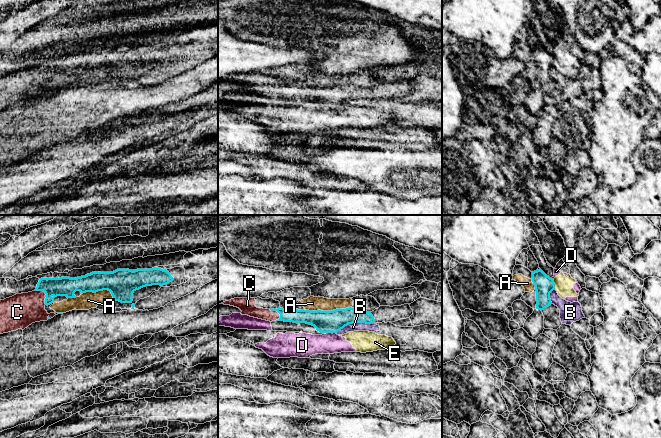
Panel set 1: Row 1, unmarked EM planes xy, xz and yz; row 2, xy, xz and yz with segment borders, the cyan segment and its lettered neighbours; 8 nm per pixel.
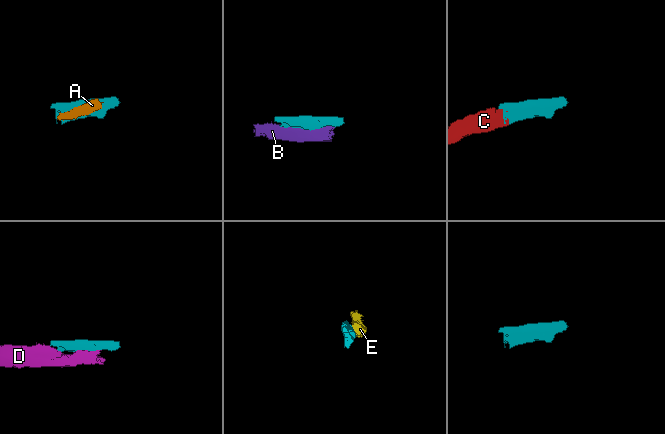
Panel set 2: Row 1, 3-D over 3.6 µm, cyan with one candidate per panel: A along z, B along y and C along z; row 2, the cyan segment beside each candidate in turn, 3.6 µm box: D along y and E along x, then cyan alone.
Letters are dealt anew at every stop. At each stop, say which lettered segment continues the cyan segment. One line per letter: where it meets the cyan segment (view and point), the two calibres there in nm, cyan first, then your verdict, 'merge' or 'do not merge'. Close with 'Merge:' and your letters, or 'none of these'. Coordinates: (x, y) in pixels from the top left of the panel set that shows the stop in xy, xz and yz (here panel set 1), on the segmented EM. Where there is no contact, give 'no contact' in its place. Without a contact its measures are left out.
A: contact xz (328, 311); calibres 180 and 120 nm; do not merge
B: contact xz (353, 322); calibres 180 and 70 nm; do not merge
C: contact xz (277, 311); calibres 110 and 130 nm; merge
D: contact xz (330, 332); calibres 180 and 200 nm; do not merge
E: contact yz (554, 284); calibres 160 and 140 nm; do not merge
Merge: C

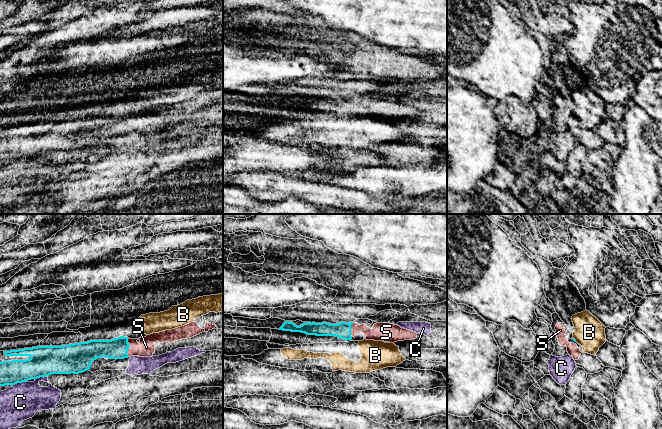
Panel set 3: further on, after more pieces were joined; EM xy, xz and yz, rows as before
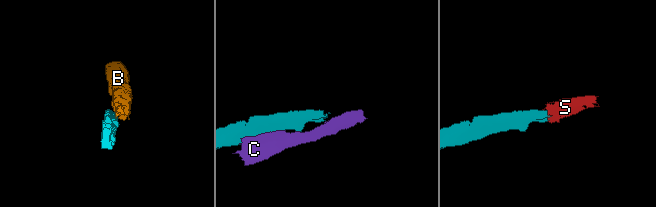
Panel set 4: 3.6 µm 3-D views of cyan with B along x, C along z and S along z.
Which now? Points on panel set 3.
B: contact yz (574, 339); calibres 20 and 240 nm; do not merge
C: contact xy (19, 382); calibres 220 and 300 nm; do not merge
S: contact xy (128, 347); calibres 170 and 140 nm; merge
Merge: S

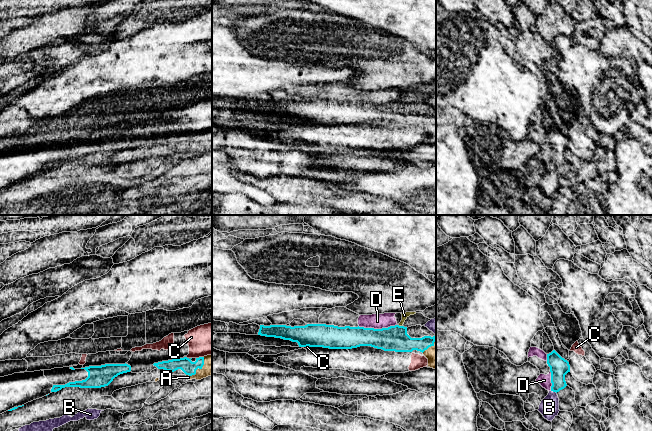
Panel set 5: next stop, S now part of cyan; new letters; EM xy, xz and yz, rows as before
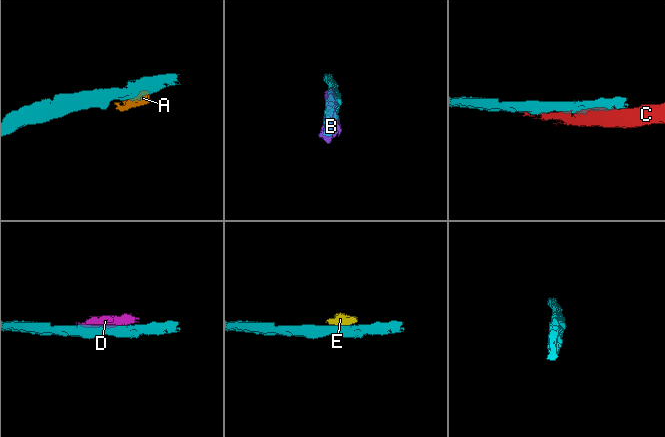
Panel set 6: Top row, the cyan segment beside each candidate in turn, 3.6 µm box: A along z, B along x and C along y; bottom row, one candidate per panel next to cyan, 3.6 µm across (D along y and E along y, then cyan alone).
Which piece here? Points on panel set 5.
A: contact xy (197, 368); calibres 110 and 130 nm; do not merge
B: contact yz (554, 391); calibres 160 and 160 nm; do not merge
C: contact xy (186, 357); calibres 110 and 240 nm; do not merge
D: contact xz (377, 329); calibres 200 and 130 nm; do not merge
E: contact xz (400, 326); calibres 200 and 50 nm; do not merge
Merge: none of these

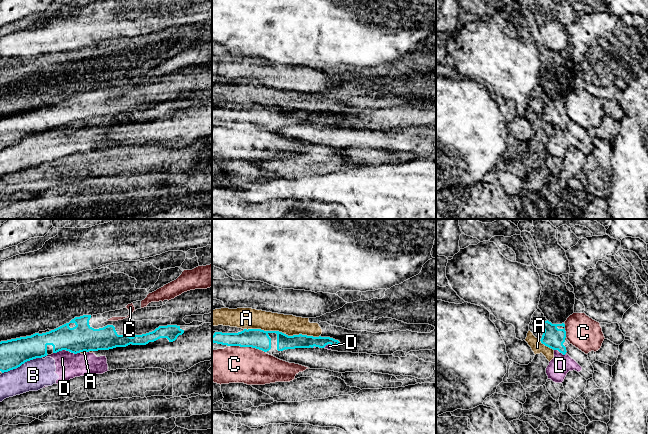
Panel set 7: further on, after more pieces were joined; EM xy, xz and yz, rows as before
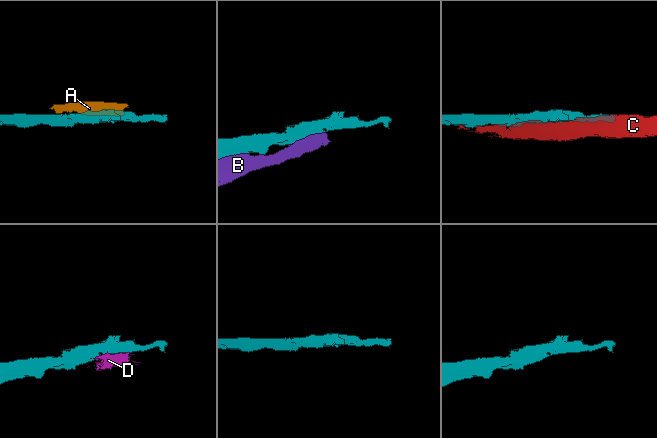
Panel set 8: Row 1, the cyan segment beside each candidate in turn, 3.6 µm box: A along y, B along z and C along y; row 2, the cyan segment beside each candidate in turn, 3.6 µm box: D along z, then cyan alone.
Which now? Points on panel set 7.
A: contact xz (281, 332); calibres 160 and 160 nm; do not merge
B: contact xy (21, 364); calibres 220 and 240 nm; do not merge
C: contact xz (248, 346); calibres 160 and 300 nm; do not merge
D: contact xy (66, 350); calibres 220 and 200 nm; do not merge
Merge: none of these

